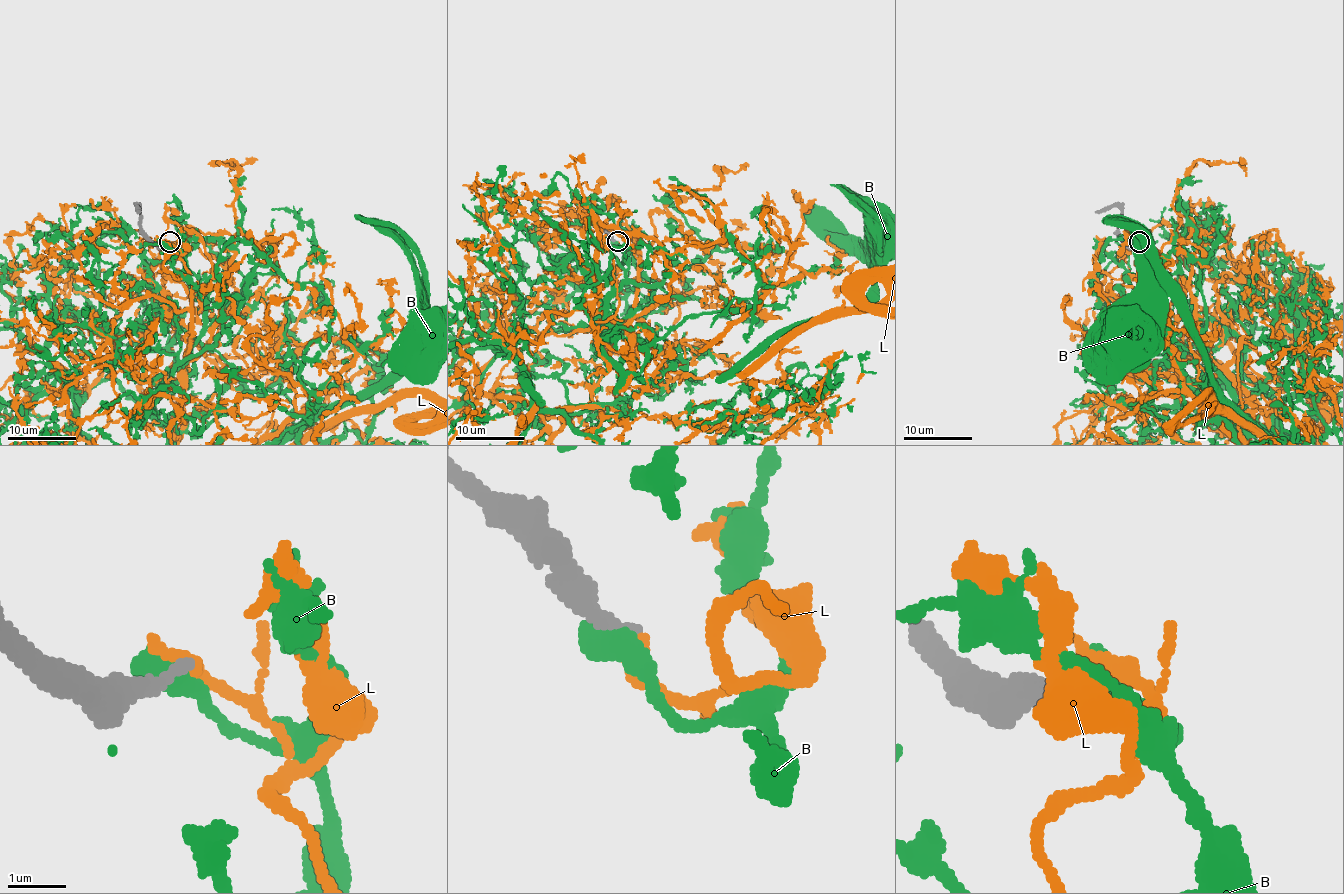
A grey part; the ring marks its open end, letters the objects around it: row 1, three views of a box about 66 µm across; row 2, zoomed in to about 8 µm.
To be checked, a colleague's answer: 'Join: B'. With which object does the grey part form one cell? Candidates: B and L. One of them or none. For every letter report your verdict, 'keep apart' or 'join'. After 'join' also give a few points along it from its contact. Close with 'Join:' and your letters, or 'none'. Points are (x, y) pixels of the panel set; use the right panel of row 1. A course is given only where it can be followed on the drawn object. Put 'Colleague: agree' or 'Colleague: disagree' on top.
Colleague: disagree
B: keep apart
L: keep apart
Join: none

